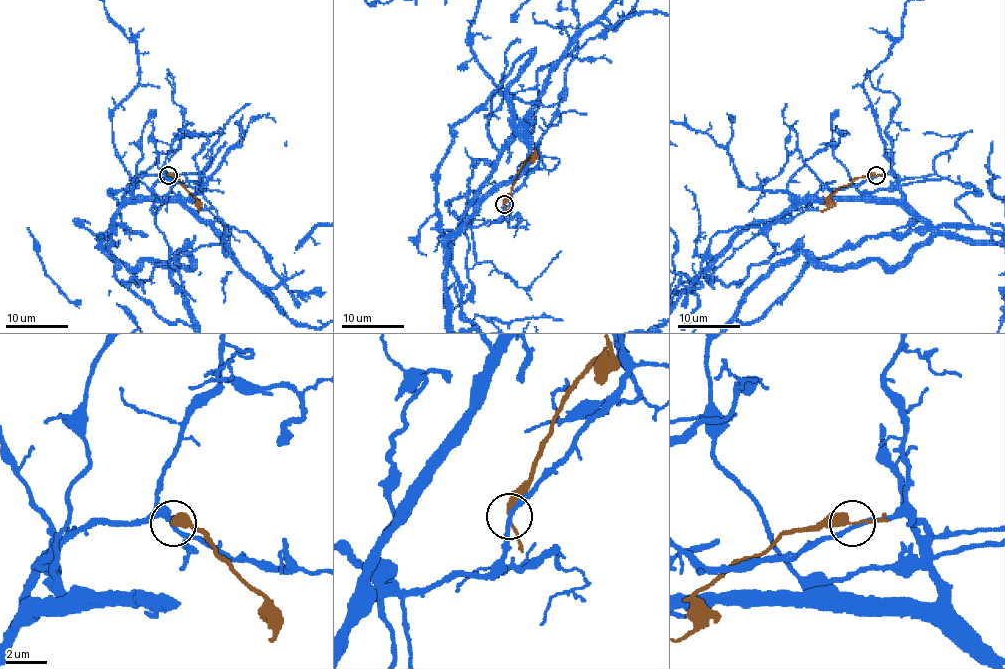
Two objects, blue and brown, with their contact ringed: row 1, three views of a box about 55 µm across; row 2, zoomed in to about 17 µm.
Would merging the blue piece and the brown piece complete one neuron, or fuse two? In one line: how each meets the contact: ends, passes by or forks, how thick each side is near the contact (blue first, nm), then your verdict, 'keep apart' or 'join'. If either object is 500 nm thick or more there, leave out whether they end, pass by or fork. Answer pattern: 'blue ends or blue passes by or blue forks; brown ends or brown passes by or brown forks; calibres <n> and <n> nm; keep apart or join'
blue passes by; brown passes by; calibres 190 and 300 nm; join

